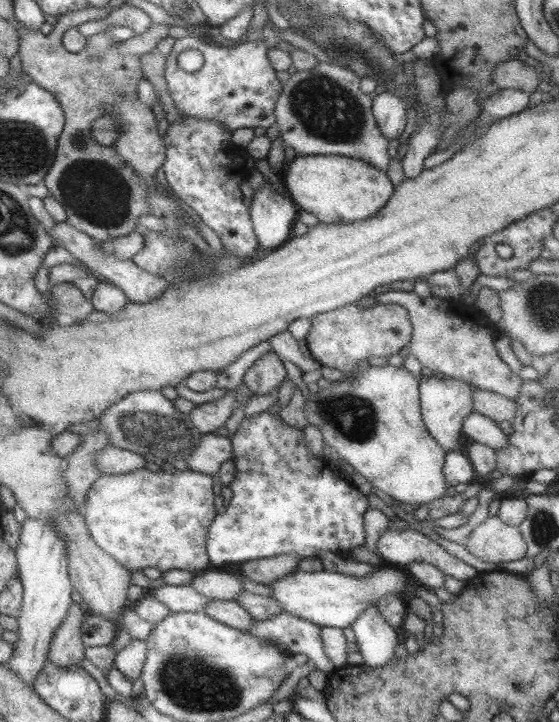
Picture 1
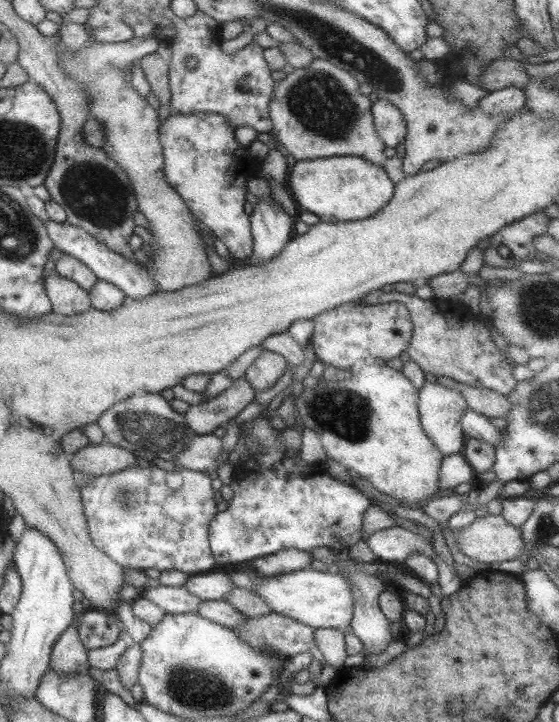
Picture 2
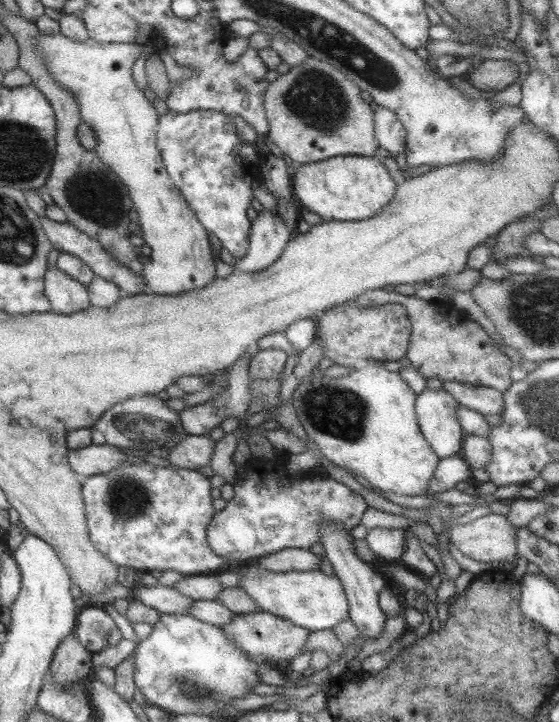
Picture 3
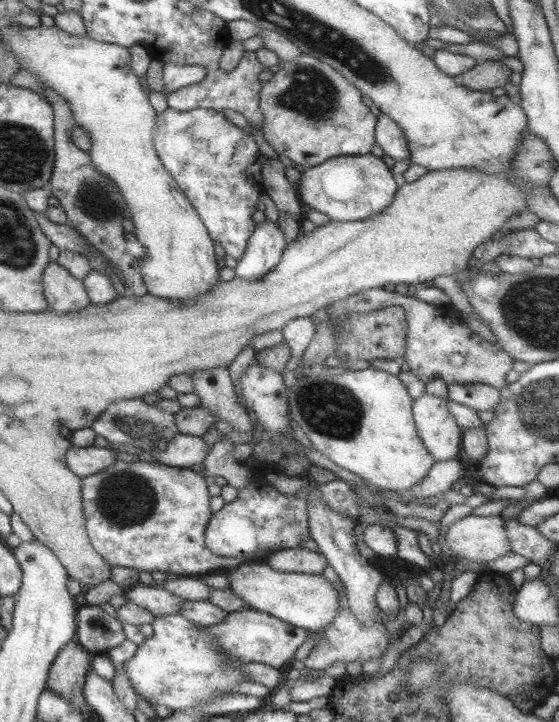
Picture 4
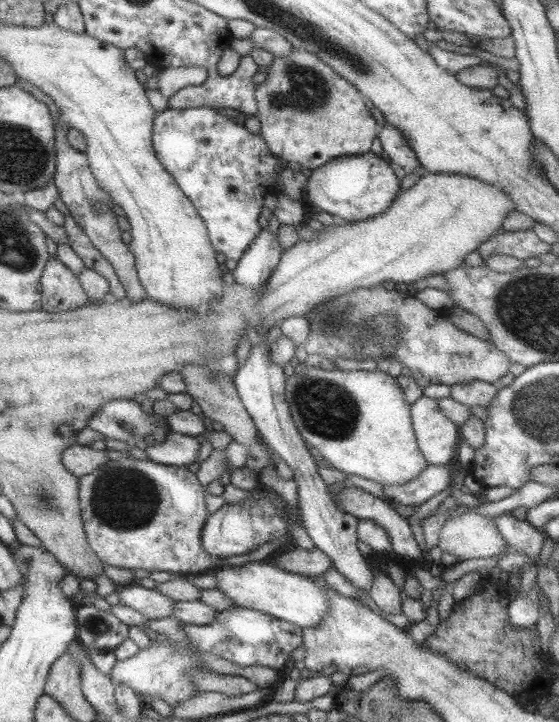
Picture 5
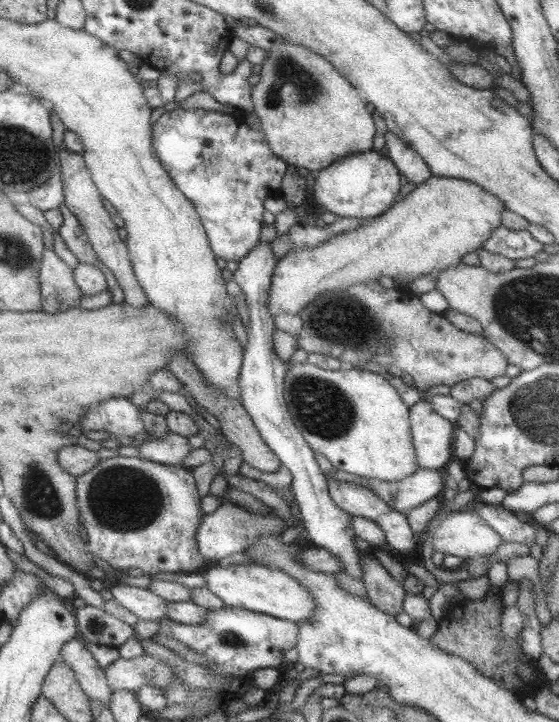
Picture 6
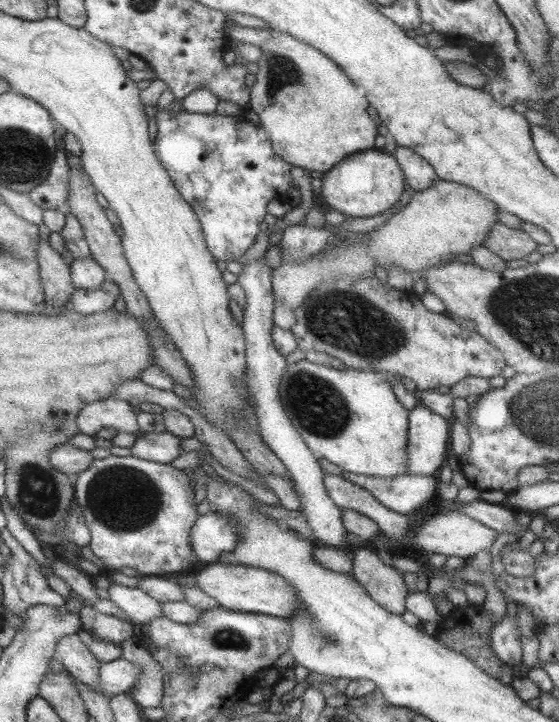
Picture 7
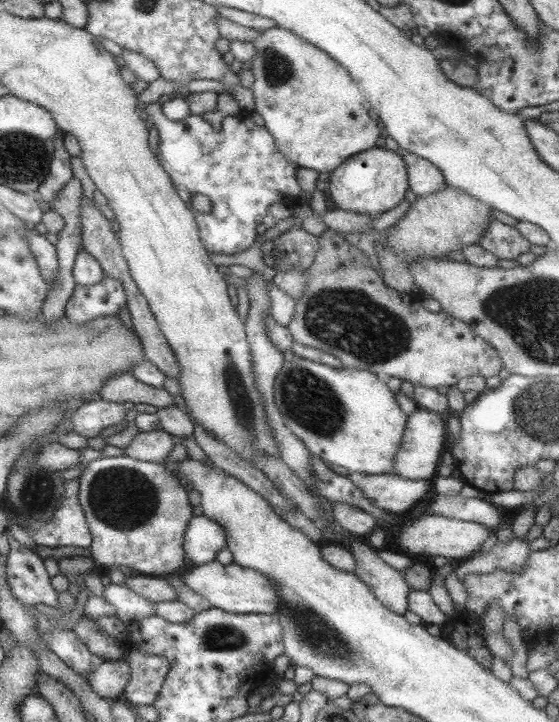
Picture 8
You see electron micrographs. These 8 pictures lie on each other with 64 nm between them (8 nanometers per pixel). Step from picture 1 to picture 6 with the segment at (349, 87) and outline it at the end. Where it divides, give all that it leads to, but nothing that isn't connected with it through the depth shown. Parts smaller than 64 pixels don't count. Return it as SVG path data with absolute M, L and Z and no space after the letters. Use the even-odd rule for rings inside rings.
M281 38L281 45L266 52L259 76L259 82L251 88L253 112L261 121L261 131L271 152L289 166L301 166L317 172L338 158L371 150L376 134L372 114L367 112L362 95L333 69L329 60Z

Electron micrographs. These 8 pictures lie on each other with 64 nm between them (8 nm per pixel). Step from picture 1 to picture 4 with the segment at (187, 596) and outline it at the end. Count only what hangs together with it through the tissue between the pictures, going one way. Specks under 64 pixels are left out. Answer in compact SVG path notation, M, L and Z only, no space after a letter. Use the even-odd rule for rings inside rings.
M140 584L124 591L123 595L127 603L151 611L154 617L180 614L181 605L186 602L169 594L167 590L163 590L160 586L152 587Z

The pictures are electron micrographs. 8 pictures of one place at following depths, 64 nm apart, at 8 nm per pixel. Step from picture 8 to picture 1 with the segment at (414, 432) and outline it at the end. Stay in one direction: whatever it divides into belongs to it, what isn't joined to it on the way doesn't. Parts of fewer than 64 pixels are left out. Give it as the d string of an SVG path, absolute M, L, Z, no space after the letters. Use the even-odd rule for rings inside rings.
M433 374L420 376L418 395L421 416L425 423L426 431L445 452L457 450L456 444L459 443L461 436L462 420L472 411L474 389L472 384L466 383L461 379L445 376L435 378Z

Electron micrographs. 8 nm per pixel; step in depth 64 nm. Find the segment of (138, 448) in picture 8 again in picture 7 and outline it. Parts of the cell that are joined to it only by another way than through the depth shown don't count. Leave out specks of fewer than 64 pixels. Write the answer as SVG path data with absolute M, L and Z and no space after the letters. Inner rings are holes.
M147 432L145 435L134 440L129 448L131 455L141 460L150 460L161 464L170 464L182 454L179 442L181 437L170 432Z

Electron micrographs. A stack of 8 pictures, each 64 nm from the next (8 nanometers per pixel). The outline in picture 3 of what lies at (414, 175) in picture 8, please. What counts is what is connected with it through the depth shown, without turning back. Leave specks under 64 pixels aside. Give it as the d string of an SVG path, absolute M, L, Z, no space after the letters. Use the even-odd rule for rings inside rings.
M377 106L373 112L373 123L374 135L379 147L391 152L393 157L397 153L404 152L406 130L393 112Z

